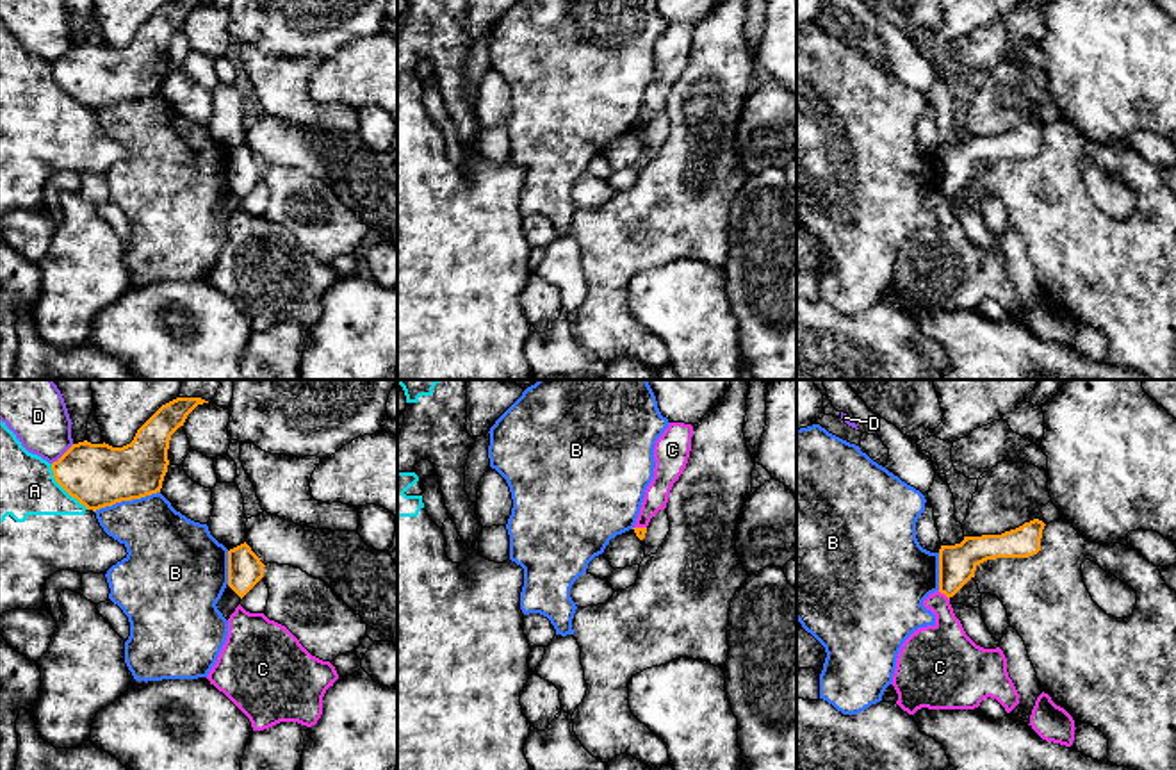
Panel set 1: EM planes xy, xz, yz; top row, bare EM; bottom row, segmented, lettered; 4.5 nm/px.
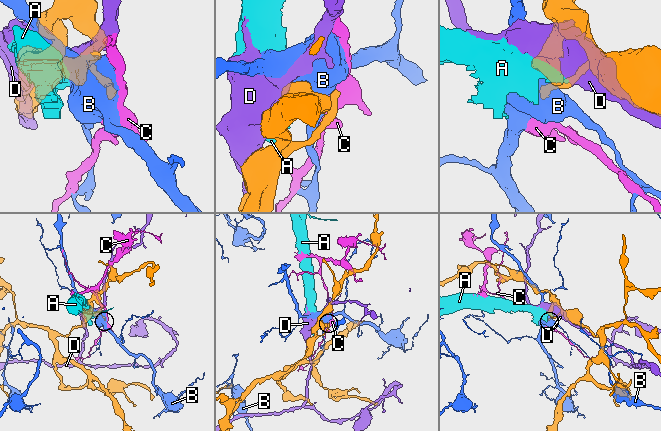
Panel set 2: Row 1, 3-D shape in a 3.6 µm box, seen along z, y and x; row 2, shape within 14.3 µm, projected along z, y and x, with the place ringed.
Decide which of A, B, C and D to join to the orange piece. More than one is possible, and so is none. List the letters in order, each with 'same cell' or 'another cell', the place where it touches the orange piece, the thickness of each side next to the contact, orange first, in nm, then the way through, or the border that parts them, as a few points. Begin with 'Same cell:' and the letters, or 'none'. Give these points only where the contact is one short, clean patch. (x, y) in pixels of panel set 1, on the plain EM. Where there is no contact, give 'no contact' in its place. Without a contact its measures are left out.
Same cell: none
A: another cell; meets orange in xy at (65, 90); 280 nm thick on the orange side, 260 nm on the other; border along xy (50, 65), (52, 77), (88, 109)
B: another cell; meets orange in xy at (127, 100); 280 nm thick on the orange side, 320 nm on the other
C: another cell; meets orange in yz at (943, 193); 170 nm thick on the orange side, 220 nm on the other; border along yz (938, 191), (948, 200)
D: another cell; meets orange in xy at (65, 54); 280 nm thick on the orange side, 260 nm on the other

